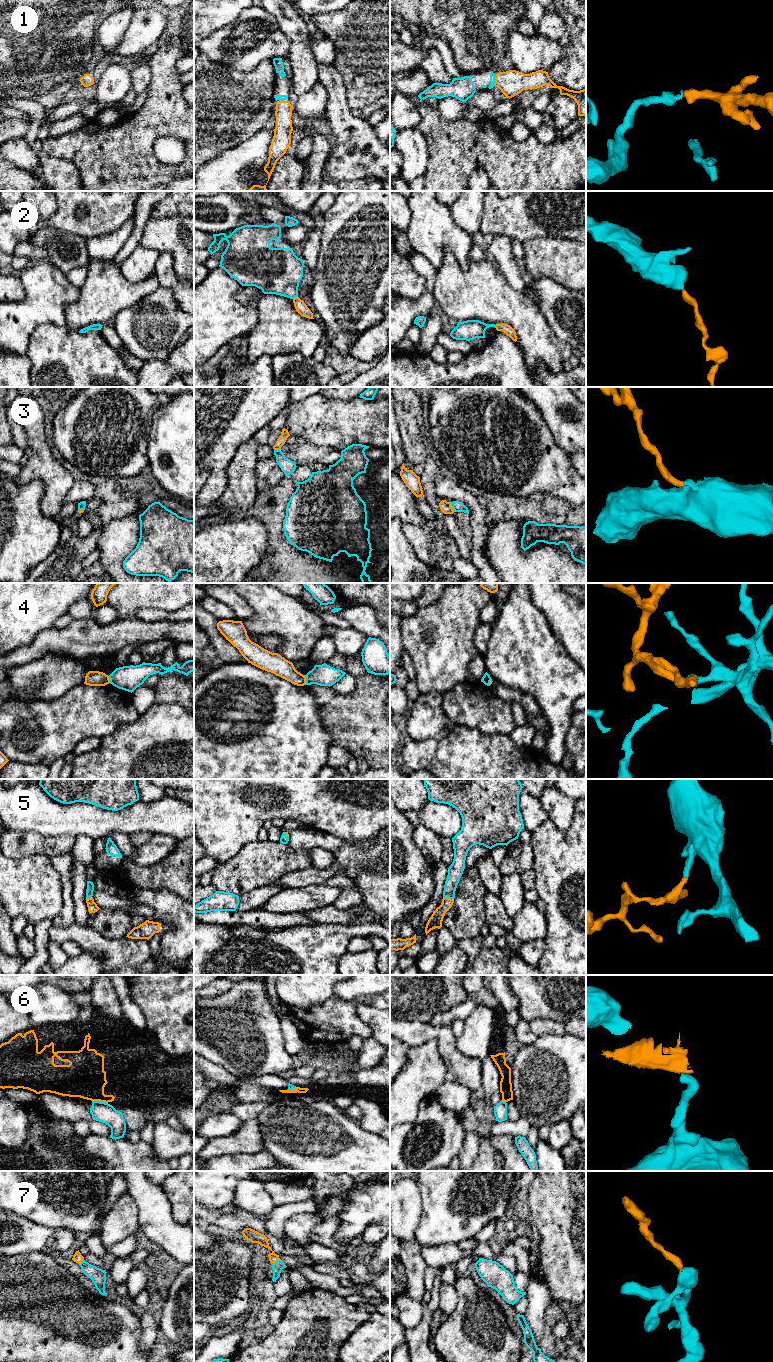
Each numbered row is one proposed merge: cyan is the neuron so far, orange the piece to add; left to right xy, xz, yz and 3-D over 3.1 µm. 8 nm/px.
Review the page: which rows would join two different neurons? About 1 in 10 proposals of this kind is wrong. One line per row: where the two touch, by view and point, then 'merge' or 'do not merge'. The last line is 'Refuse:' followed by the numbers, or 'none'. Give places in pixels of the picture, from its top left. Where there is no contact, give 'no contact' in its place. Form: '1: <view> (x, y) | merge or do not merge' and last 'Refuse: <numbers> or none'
1: yz (494, 80) | merge
2: xz (295, 296) | merge
3: yz (452, 507) | merge
4: xz (306, 680) | do not merge
5: yz (448, 897) | merge
6: xy (100, 1102) | do not merge
7: xz (275, 1262) | merge
Refuse: 4, 6

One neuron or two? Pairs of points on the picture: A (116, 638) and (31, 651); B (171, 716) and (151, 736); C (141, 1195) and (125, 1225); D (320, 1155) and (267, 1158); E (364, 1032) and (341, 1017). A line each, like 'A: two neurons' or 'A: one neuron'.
A: one neuron
B: one neuron
C: two neurons
D: two neurons
E: one neuron

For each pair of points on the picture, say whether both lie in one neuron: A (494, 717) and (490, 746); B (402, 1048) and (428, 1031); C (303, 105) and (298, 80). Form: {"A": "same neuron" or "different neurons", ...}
{"A": "different neurons", "B": "different neurons", "C": "different neurons"}

